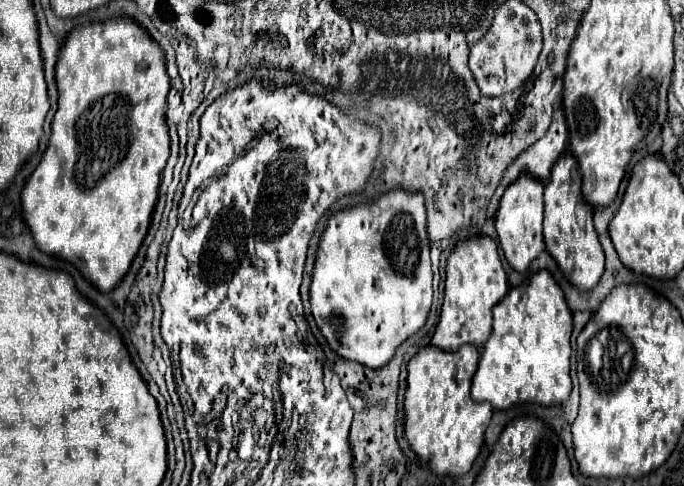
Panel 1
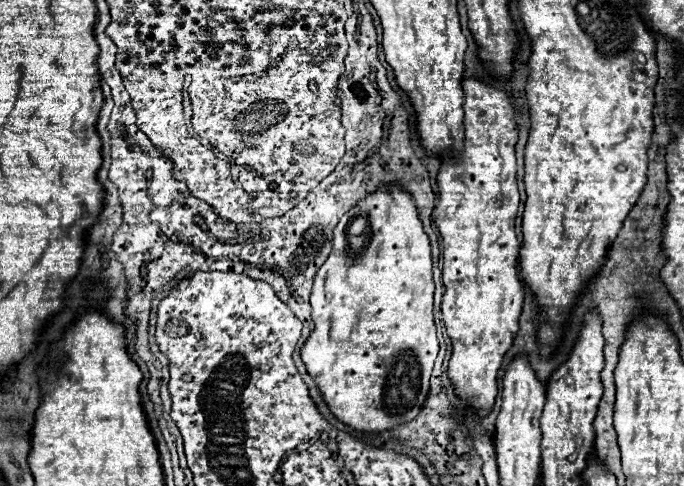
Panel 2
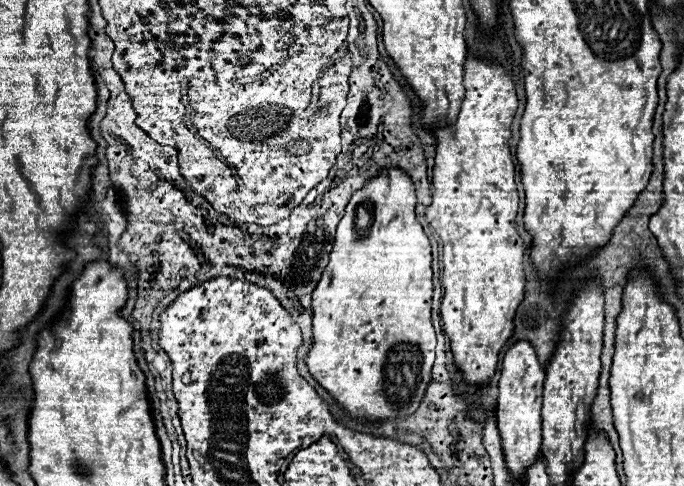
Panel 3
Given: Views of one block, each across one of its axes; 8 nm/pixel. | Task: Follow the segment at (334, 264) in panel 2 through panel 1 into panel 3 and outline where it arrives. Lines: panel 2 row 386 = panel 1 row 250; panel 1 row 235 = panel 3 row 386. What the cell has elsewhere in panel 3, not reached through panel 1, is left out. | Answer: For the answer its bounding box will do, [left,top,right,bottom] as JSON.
[306,168,436,418]

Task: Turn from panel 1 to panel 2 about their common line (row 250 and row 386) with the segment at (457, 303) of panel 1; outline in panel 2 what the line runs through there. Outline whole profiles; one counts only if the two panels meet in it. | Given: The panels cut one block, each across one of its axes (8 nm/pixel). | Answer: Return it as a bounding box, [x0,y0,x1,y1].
[434,80,524,418]

